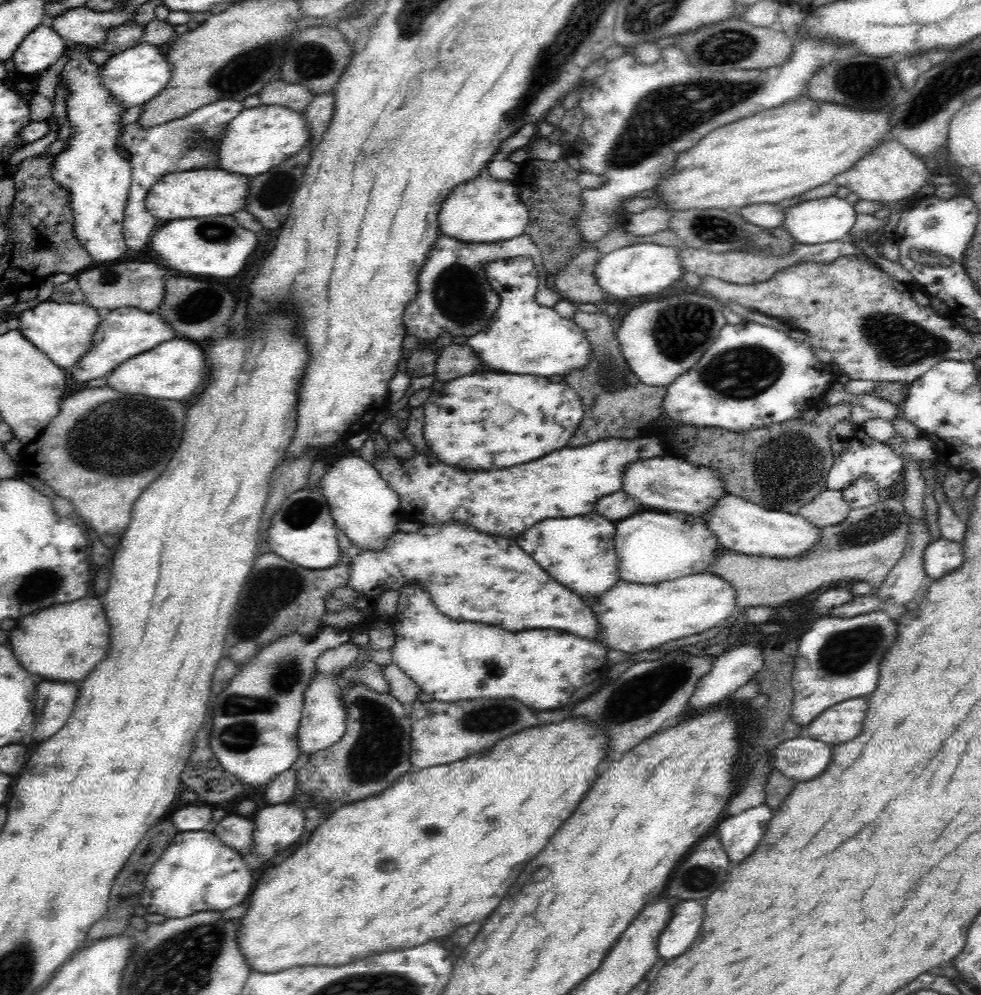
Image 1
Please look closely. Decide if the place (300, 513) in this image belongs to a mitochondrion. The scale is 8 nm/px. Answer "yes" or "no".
yes

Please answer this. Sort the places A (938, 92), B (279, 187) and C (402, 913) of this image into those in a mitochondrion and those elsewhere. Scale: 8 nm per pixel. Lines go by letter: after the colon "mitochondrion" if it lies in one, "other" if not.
A: mitochondrion
B: mitochondrion
C: other

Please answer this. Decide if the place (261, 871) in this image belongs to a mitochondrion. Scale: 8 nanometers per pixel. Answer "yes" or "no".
no

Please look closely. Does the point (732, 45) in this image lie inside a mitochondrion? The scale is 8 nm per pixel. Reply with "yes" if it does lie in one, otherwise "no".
yes

